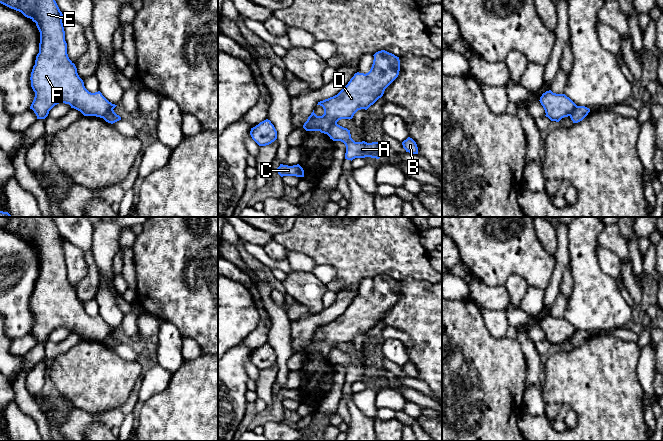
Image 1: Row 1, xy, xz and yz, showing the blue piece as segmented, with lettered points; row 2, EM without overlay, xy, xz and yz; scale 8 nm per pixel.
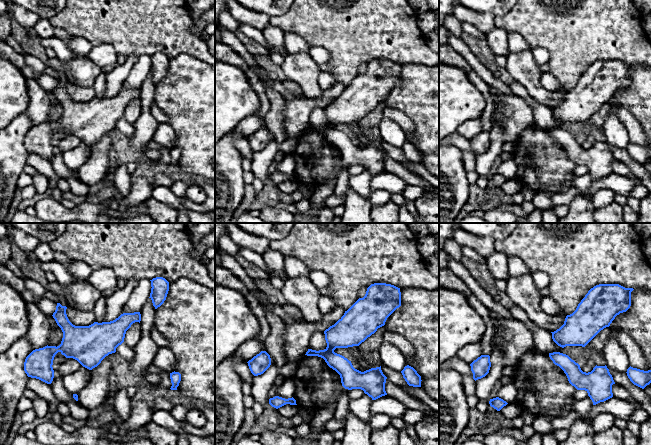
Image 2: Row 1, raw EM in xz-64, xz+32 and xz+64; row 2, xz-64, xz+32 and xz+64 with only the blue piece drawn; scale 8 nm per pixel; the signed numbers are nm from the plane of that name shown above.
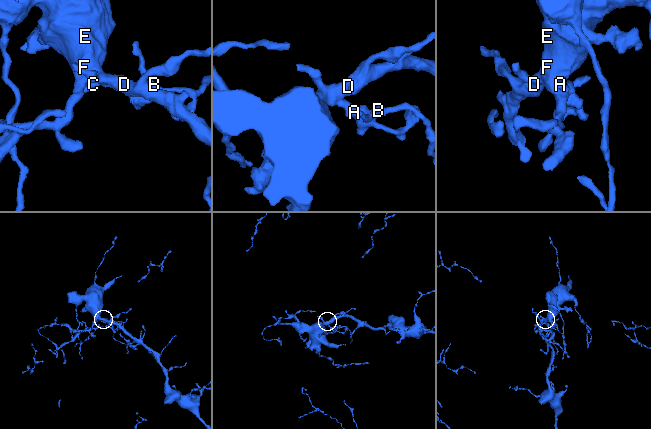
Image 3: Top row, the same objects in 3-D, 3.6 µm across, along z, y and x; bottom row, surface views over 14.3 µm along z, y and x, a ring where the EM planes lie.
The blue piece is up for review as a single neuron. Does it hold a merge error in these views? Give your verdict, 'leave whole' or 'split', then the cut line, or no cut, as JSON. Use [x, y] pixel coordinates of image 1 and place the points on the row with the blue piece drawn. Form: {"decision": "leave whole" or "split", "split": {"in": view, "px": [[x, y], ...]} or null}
{"decision": "split", "split": {"in": "xz", "px": [[336, 122], [330, 126], [327, 134]]}}

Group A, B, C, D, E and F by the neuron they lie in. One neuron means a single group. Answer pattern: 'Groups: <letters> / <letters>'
Groups: A B / C D E F

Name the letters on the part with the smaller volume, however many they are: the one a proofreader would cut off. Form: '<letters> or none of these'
A, B

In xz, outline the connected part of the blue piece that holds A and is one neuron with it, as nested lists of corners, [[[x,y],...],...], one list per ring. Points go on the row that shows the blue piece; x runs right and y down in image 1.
[[[337,123],[332,124],[327,134],[333,141],[341,141],[346,146],[345,159],[353,160],[355,158],[371,157],[379,159],[384,152],[385,145],[378,141],[367,143],[365,141],[355,142],[351,138],[350,130]]]

